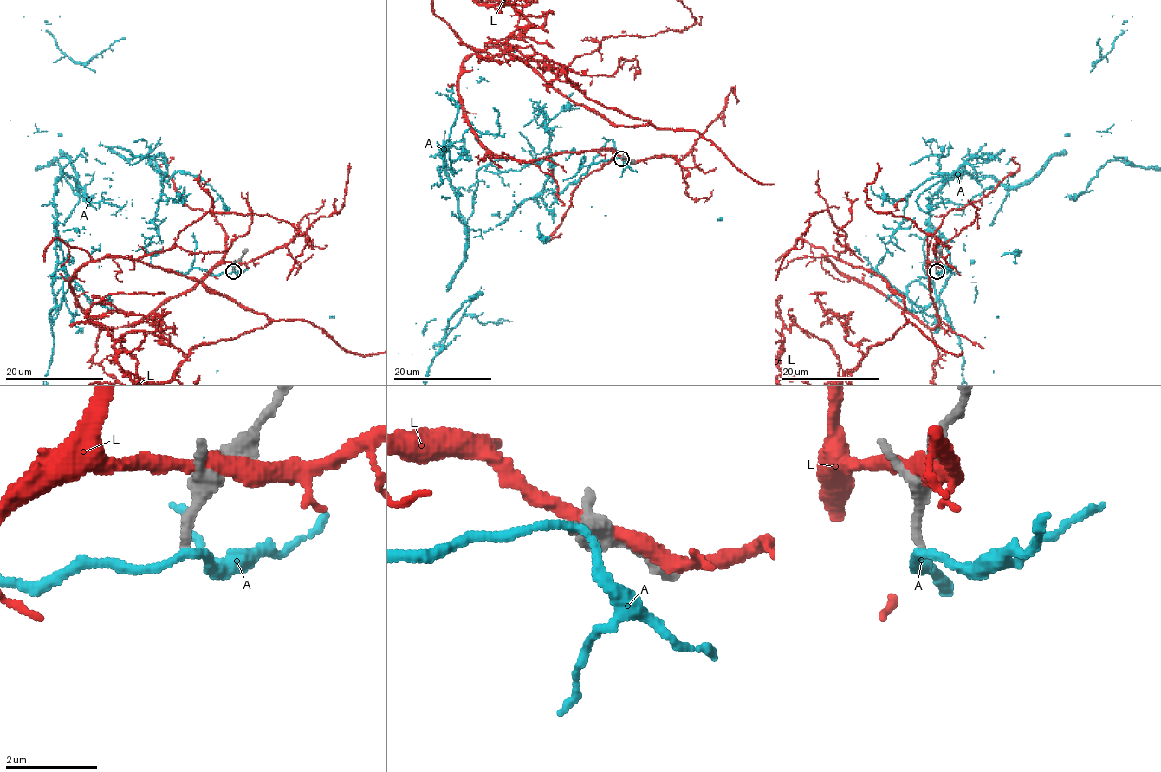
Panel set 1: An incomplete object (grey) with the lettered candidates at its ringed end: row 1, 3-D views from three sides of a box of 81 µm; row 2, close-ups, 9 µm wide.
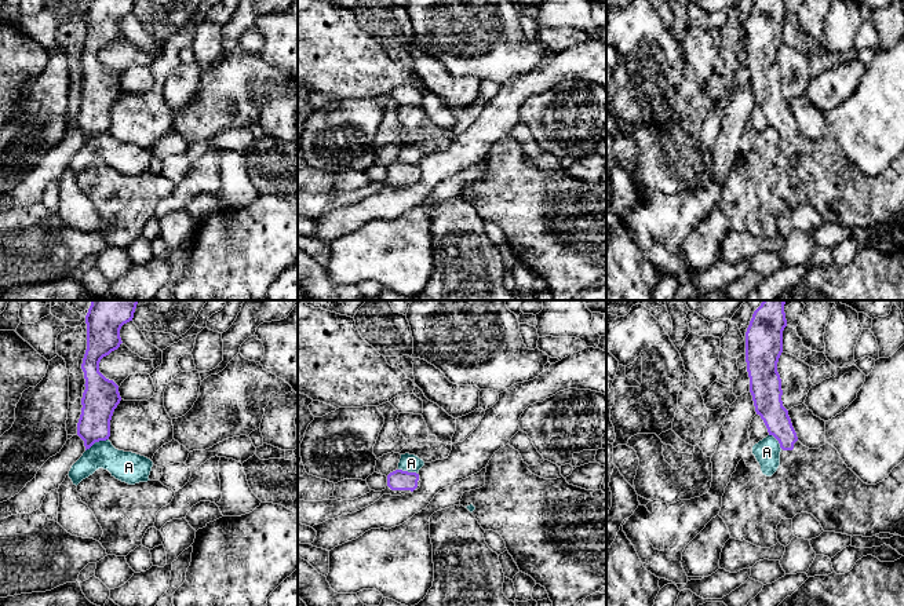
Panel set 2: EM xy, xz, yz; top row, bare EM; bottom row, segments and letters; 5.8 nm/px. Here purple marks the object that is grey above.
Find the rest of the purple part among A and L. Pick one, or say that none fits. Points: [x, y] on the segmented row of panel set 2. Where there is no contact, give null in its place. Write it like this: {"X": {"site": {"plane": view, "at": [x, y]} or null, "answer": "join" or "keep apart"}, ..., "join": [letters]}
{"A": {"site": {"plane": "xy", "at": [97, 441]}, "answer": "keep apart"}, "L": {"site": null, "answer": "keep apart"}, "join": []}

